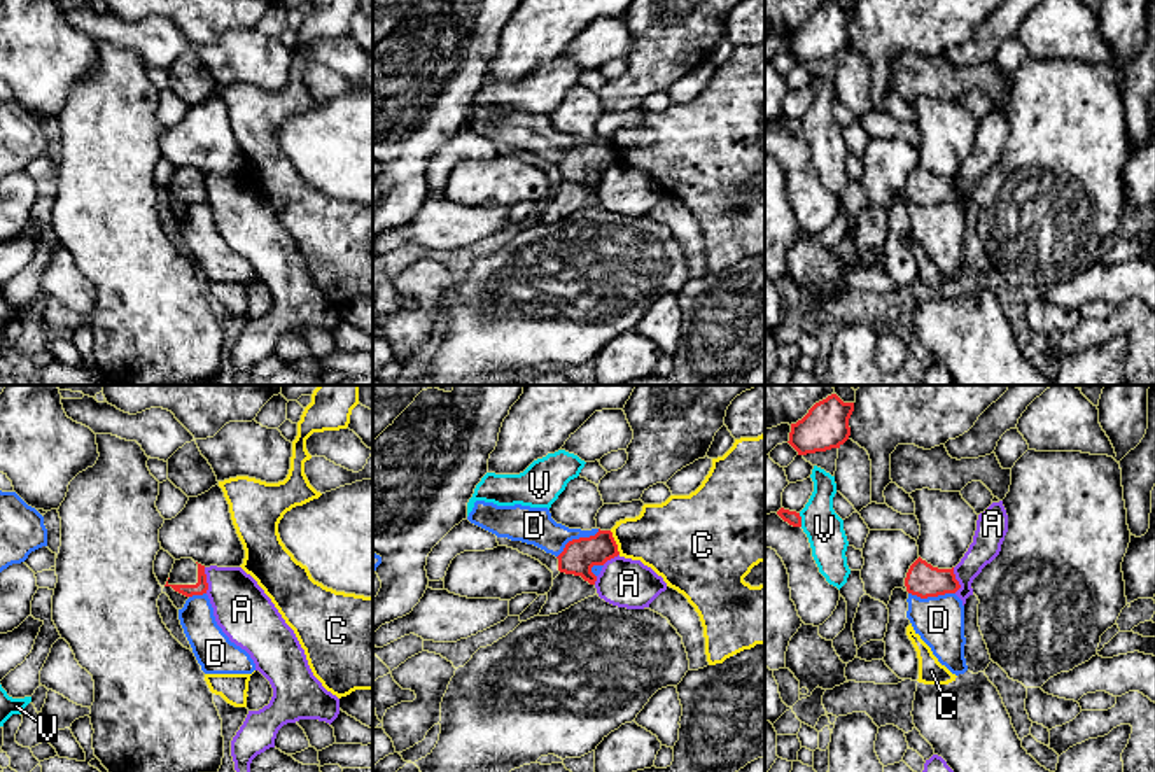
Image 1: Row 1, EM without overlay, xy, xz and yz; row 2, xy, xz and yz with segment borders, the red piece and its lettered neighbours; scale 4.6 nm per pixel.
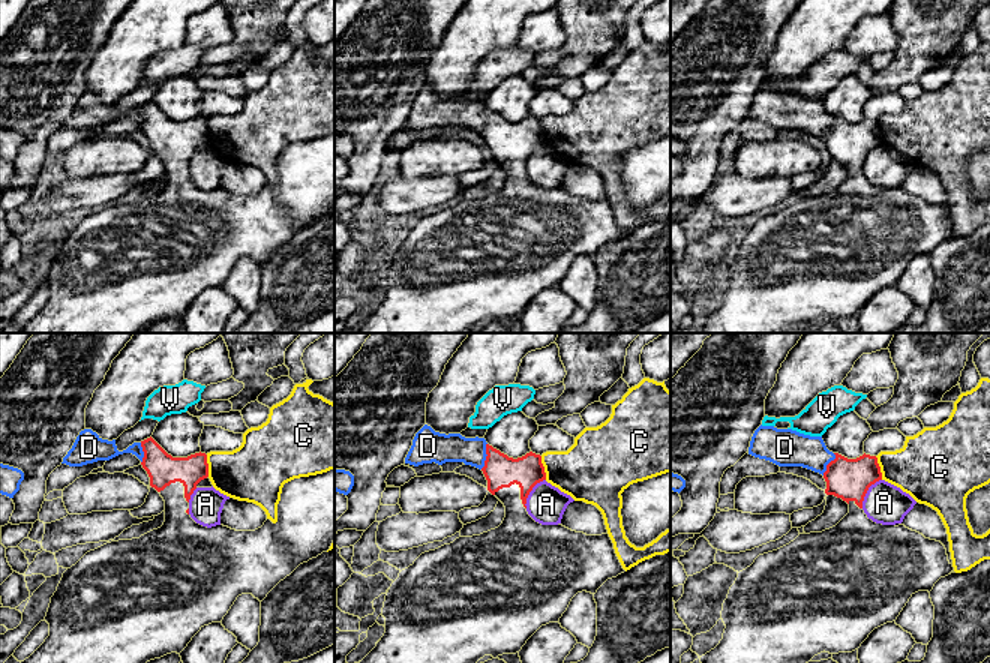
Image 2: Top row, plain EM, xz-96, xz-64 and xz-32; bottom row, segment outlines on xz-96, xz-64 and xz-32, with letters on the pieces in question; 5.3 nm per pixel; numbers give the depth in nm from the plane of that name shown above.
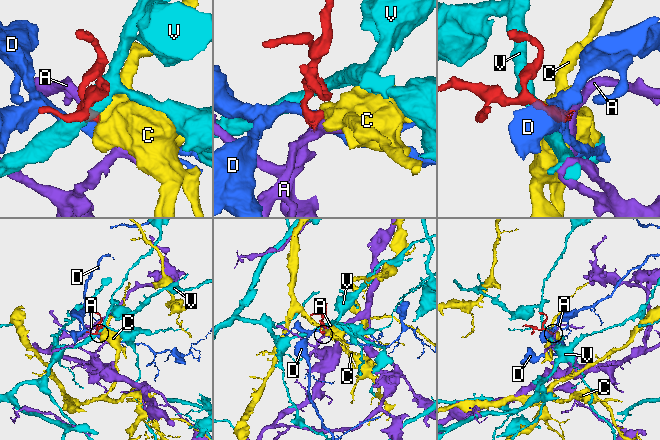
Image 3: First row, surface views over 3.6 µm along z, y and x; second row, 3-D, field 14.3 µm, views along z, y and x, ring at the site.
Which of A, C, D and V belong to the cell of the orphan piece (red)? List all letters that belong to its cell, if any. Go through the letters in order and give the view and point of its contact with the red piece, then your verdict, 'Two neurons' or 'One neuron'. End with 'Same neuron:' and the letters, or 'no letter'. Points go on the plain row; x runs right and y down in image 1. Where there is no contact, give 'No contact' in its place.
A: Touches red at xy (205, 188). Two neurons
C: Touches red at xz (615, 151). Two neurons
D: Touches red at xz (576, 147). Two neurons
V: Touches red at yz (800, 128). Two neurons
Same neuron: no letter

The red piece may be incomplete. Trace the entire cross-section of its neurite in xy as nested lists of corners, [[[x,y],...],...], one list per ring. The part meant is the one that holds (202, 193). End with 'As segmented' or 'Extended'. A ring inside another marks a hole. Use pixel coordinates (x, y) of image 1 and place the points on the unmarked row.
[[[192,166],[175,168],[170,187],[164,194],[172,194],[186,205],[206,201],[208,191],[205,173],[196,172]]]. Extended

